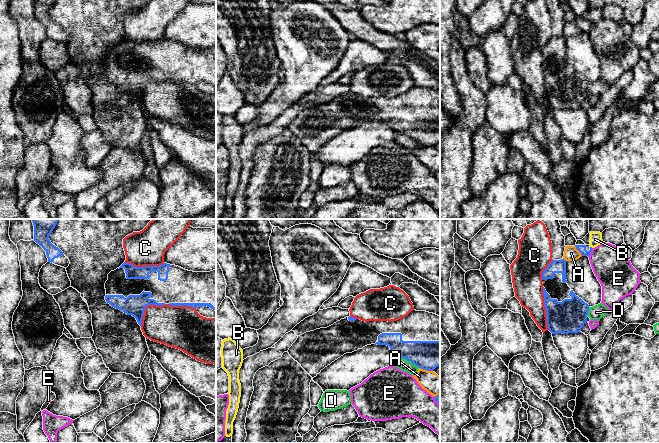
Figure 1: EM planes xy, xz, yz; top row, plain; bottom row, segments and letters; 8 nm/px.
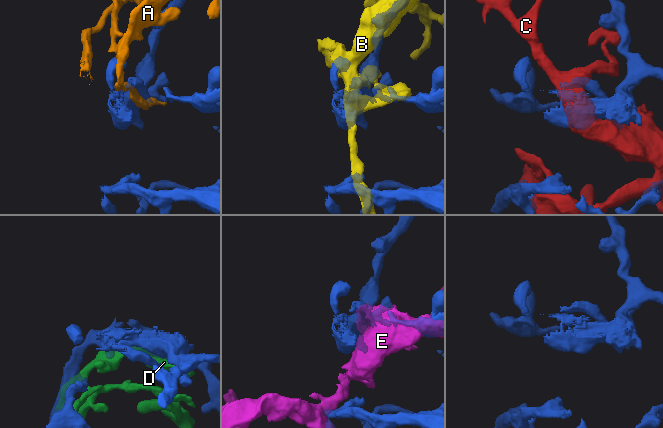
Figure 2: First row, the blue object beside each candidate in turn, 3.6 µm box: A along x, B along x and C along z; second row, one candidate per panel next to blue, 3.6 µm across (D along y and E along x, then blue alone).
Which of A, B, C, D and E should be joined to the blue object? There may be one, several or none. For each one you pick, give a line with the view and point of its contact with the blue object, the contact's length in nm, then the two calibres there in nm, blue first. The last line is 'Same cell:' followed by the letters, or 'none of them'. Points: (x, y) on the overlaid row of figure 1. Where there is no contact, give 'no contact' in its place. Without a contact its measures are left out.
Same cell: none of them

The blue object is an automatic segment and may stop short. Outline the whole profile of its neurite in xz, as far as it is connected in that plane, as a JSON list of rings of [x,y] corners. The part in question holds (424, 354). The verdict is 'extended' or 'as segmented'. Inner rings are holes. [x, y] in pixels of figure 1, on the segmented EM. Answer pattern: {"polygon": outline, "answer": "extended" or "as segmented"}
{"polygon": [[[416,310],[402,319],[391,322],[365,322],[349,316],[327,328],[316,329],[298,336],[287,352],[314,378],[344,354],[371,344],[387,345],[399,358],[404,358],[423,370],[433,371],[440,366],[440,316]]], "answer": "extended"}

